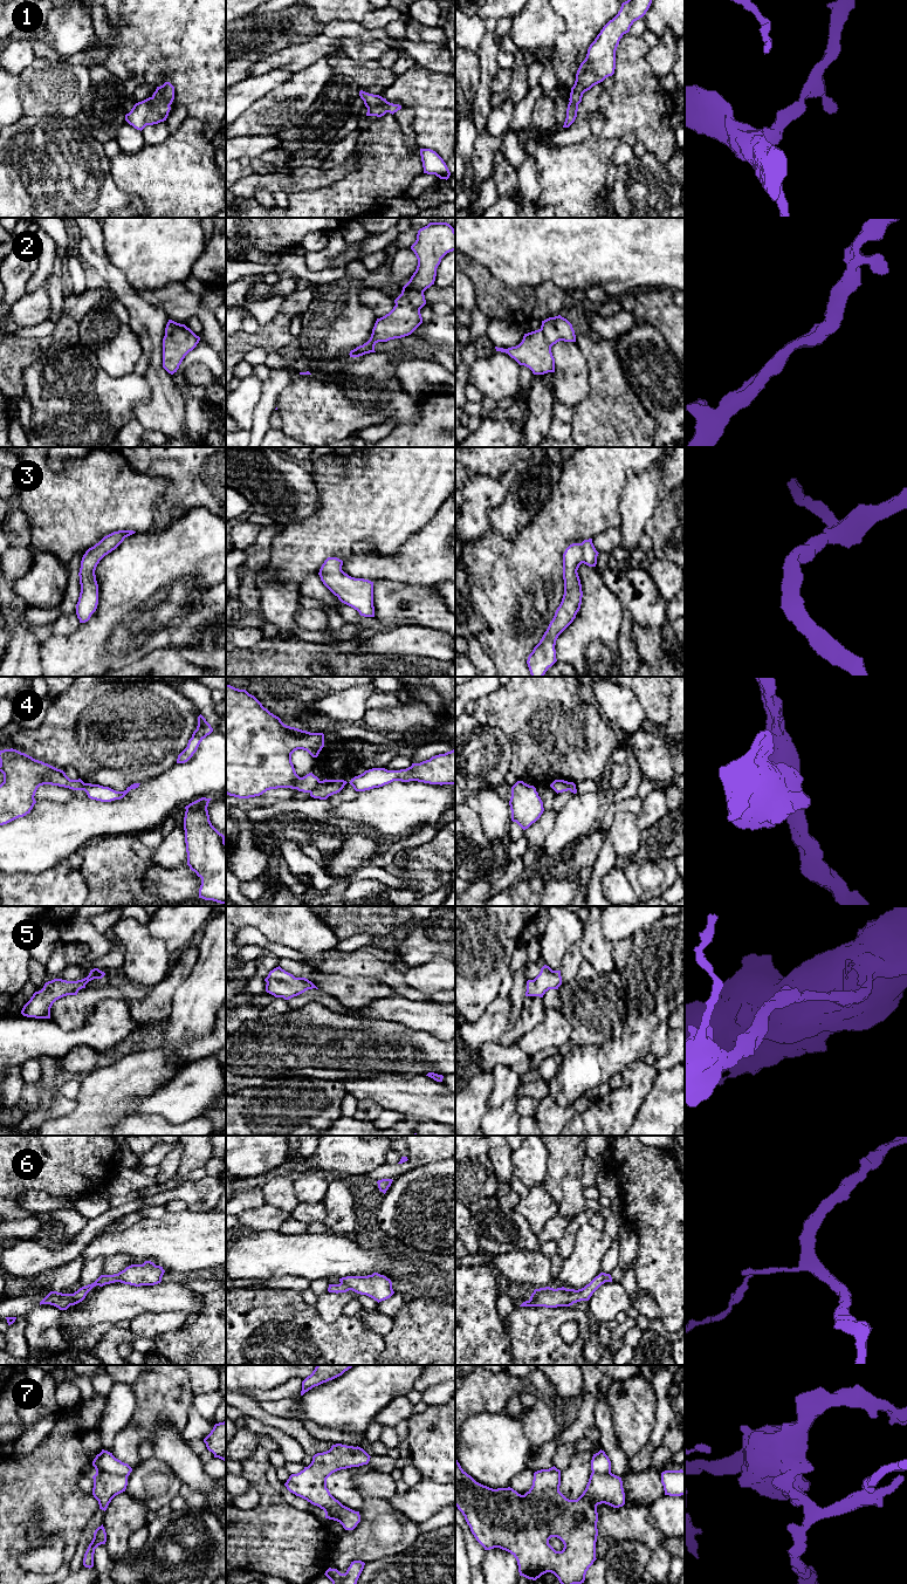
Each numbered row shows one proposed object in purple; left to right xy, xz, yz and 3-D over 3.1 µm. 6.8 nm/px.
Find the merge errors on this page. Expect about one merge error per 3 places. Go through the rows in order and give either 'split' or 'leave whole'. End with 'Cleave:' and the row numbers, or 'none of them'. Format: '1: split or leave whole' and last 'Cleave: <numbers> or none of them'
1: leave whole
2: leave whole
3: leave whole
4: split
5: leave whole
6: split
7: split
Cleave: 4, 6, 7

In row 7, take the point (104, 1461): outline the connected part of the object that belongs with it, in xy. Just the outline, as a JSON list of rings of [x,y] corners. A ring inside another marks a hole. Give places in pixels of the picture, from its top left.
[[[104,1449],[96,1455],[92,1461],[92,1466],[95,1467],[96,1472],[108,1472],[110,1474],[124,1476],[129,1476],[132,1472],[132,1468],[128,1463],[122,1462],[121,1460],[116,1459],[112,1453]]]

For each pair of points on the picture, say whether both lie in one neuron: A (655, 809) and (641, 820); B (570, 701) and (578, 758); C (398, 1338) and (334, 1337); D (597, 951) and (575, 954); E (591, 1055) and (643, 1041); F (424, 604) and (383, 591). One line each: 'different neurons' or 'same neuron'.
A: same neuron
B: same neuron
C: different neurons
D: different neurons
E: same neuron
F: same neuron

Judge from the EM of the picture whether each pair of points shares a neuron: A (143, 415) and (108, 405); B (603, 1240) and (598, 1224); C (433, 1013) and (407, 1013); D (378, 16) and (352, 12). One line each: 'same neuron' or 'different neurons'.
A: different neurons
B: different neurons
C: same neuron
D: different neurons

